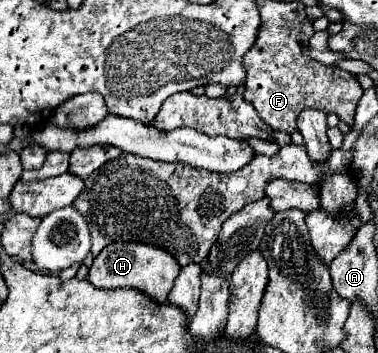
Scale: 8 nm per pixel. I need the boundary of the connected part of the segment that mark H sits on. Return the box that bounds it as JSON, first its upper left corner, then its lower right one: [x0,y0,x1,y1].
[88,243,180,305]

